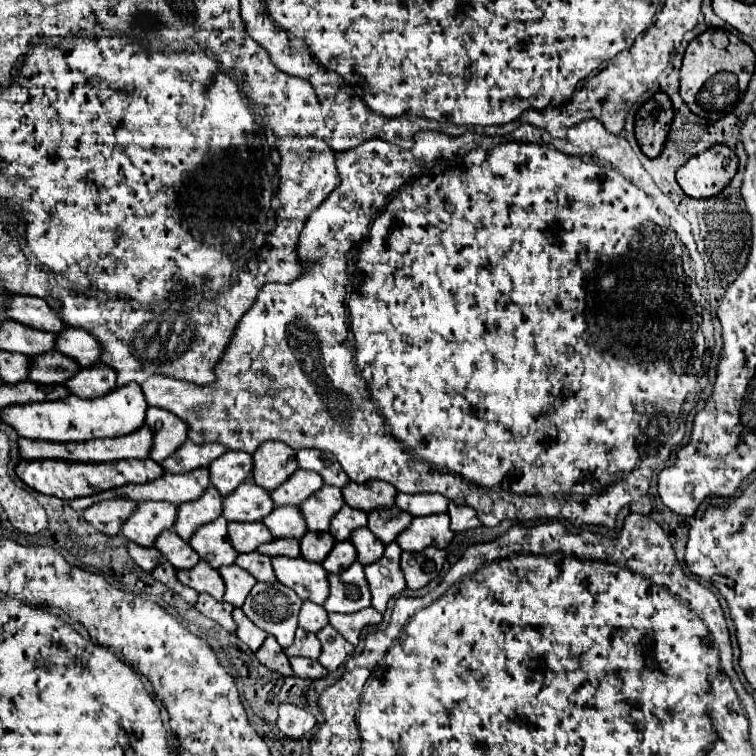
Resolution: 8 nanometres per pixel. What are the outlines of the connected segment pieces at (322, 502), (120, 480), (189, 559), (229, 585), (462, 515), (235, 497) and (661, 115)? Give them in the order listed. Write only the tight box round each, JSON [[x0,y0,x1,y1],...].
[[299,484,345,532],[15,458,163,500],[155,530,199,568],[219,564,257,606],[447,502,481,532],[223,482,275,522],[635,92,673,158]]

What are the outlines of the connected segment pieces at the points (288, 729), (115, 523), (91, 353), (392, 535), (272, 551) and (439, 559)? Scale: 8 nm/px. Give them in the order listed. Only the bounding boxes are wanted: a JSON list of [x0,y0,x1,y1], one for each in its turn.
[[277,704,315,740],[83,498,137,536],[57,326,101,368],[367,506,413,544],[257,538,299,558],[401,546,445,590]]

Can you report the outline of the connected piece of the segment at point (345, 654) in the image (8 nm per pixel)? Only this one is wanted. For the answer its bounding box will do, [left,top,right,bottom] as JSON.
[317,624,353,670]

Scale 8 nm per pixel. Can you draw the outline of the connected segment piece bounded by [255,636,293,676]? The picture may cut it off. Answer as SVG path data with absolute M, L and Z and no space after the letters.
M267 636L267 638L265 638L263 646L255 652L255 656L257 656L257 660L259 660L263 666L267 666L269 670L275 670L275 672L279 672L279 674L283 674L283 676L291 676L291 674L293 674L293 670L291 670L291 666L289 666L289 658L287 658L285 652L281 650L281 646L277 646L277 640L275 640L273 636Z

